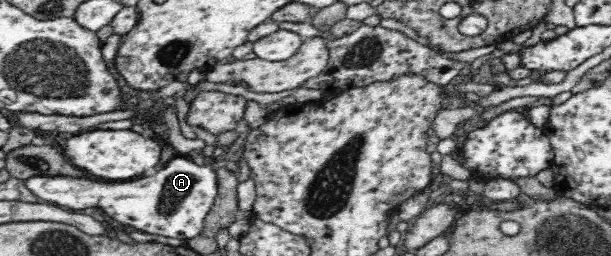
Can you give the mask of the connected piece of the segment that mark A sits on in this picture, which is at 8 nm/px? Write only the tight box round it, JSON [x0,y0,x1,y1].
[23,154,217,240]

